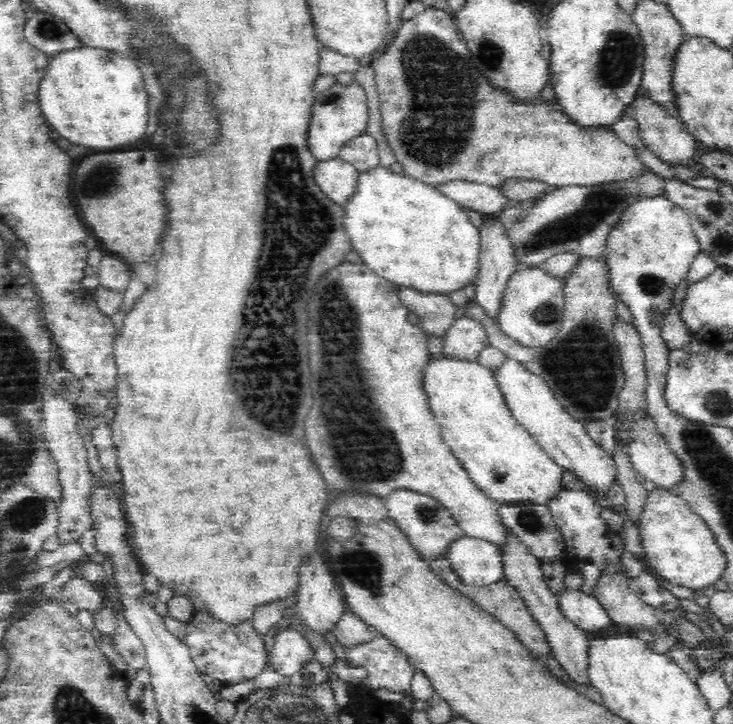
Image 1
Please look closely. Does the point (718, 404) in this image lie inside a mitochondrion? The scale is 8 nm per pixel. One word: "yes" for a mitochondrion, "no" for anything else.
yes

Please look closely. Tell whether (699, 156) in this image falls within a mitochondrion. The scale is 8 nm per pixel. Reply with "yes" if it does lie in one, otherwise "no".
no

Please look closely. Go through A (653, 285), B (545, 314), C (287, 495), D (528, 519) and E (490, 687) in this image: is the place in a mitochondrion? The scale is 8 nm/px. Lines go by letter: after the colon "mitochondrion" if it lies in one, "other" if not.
A: mitochondrion
B: mitochondrion
C: other
D: mitochondrion
E: other

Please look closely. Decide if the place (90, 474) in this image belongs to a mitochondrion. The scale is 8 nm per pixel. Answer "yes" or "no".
no

